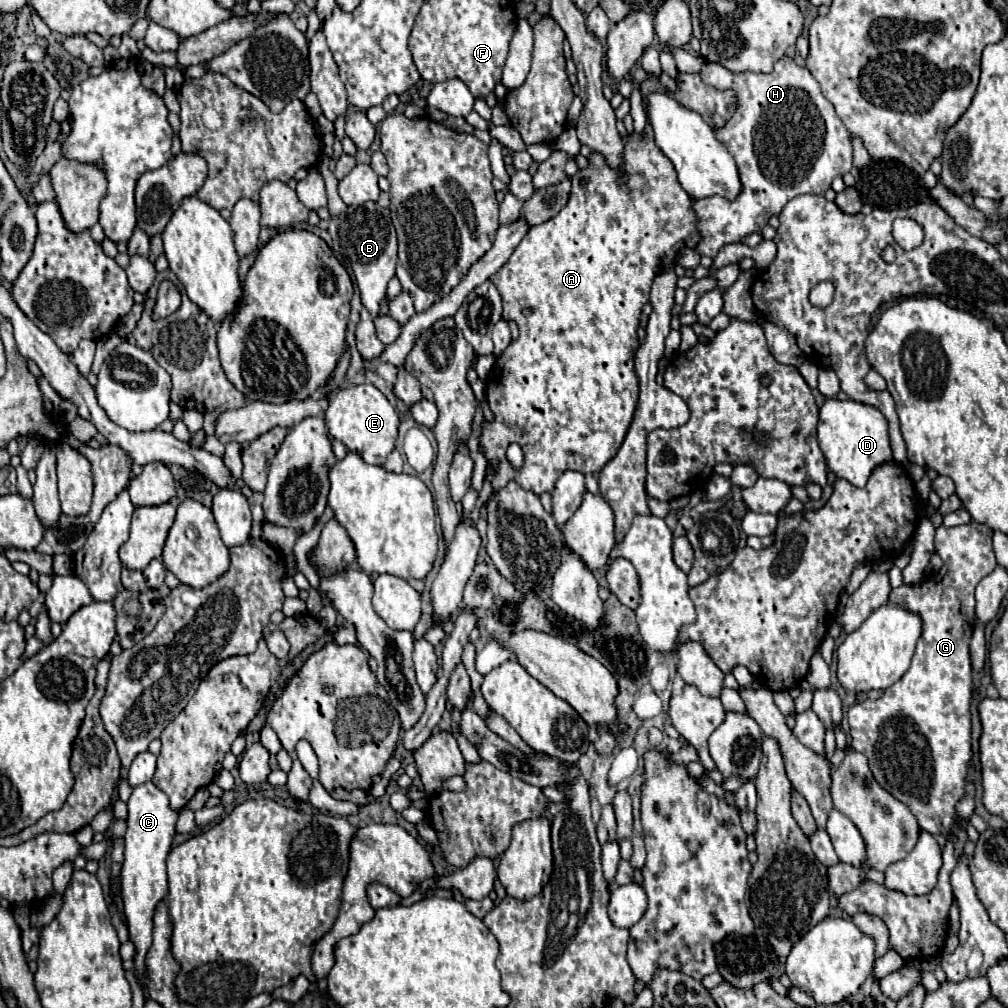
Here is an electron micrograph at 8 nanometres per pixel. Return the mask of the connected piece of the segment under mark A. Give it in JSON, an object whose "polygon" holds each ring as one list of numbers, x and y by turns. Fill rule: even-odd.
{"polygon":[[646,126,644,138,638,138,638,134,632,134,630,138,624,140,624,146,626,146,626,158,624,160,626,160,626,172,628,172,628,182,626,184,620,184,618,170,610,168,600,154,592,154,590,168,578,170,576,176,572,178,572,194,570,194,568,204,552,220,548,220,544,224,538,224,538,226,532,226,528,230,528,234,524,236,524,240,512,252,510,260,490,278,492,284,496,284,496,288,498,288,498,292,502,296,502,308,504,308,502,318,504,320,514,320,518,324,518,328,520,328,518,340,514,340,498,356,496,368,490,372,490,376,486,380,486,402,488,402,488,408,492,410,492,414,494,414,494,420,492,422,488,422,488,420,482,422,480,448,482,448,484,458,488,460,486,480,490,480,490,484,492,484,492,496,500,488,504,488,504,484,508,484,508,480,516,480,524,490,532,490,536,496,540,496,544,492,552,492,556,480,566,470,600,472,604,468,604,464,608,460,612,460,612,456,618,452,618,448,624,442,624,436,628,432,628,424,632,422,632,414,636,410,636,400,638,400,638,380,636,380,636,372,634,372,634,354,636,354,640,342,638,342,636,330,638,330,642,306,649,302,652,278,664,264,674,264,676,262,678,250,682,246,686,246,686,236,692,236,694,244,698,242,700,236,698,236,698,230,696,230,696,216,692,212,692,200,680,188,680,182,678,182,676,172,674,172,672,164,668,162,668,158,656,148,656,144,652,140,652,128],[526,308,530,308,532,314,524,314],[510,442,516,442,524,452,524,468,522,470,514,470,508,464,506,456,504,456],[490,462,496,462,498,466,492,468]]}

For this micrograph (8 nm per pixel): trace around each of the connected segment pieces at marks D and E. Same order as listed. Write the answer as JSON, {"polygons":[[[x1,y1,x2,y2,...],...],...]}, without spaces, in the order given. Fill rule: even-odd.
{"polygons":[[[828,398,820,408,818,422,818,444,824,452,828,468,850,484,862,488,866,486,872,470,888,460,892,460,890,440,888,440,888,422,880,410,868,404,854,400]],[[360,384,360,386,350,386,350,388,342,388,336,392,336,396,330,400,328,408,326,408,326,428,330,432,330,436,338,438,348,450,356,450,362,454,362,458,368,464,384,464,386,456,394,450,396,444,396,436,398,436,398,414,392,408,392,404,388,402,388,398,372,384]]]}

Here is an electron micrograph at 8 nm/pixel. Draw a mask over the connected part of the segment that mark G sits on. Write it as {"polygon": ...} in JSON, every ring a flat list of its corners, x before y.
{"polygon":[[970,520,968,524,960,524,960,526,938,526,936,528,936,552,938,556,942,558,942,570,940,570,940,576,927,577,918,584,913,586,900,586,900,588,892,588,890,590,890,598,888,602,890,604,896,604,896,606,902,606,902,608,908,608,908,612,914,612,922,618,922,634,920,634,920,640,916,642,916,652,914,652,914,658,912,658,912,664,910,668,904,672,904,676,892,684,890,688,884,690,884,696,878,698,878,700,864,700,860,704,854,704,848,708,848,724,850,724,850,736,852,736,852,748,860,754,864,754,868,758,868,766,872,770,872,776,876,778,876,782,886,790,890,792,896,800,900,800,902,804,906,804,910,808,910,812,916,816,918,820,918,826,920,830,926,830,930,834,942,834,946,838,952,838,956,840,956,832,954,828,958,824,962,824,962,820,956,820,958,814,956,814,956,804,964,798,964,784,966,784,966,774,968,774,968,764,970,764,970,758,972,758,972,750,970,750,970,698,972,698,972,664,970,664,970,638,972,638,972,628,976,624,976,612,974,612,974,588,976,584,986,576,990,574,994,568,996,568,996,558,994,558,994,550,992,550,992,528,988,528,986,524,980,524,976,520]]}

